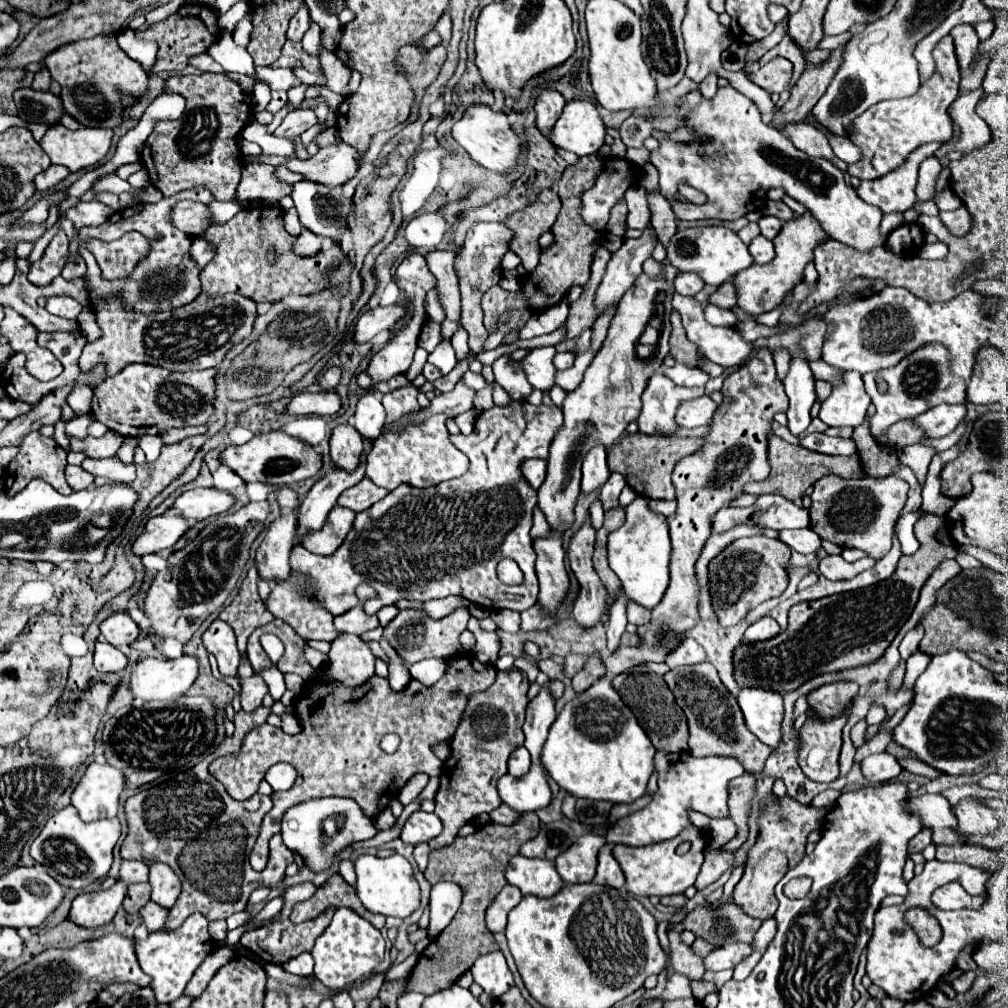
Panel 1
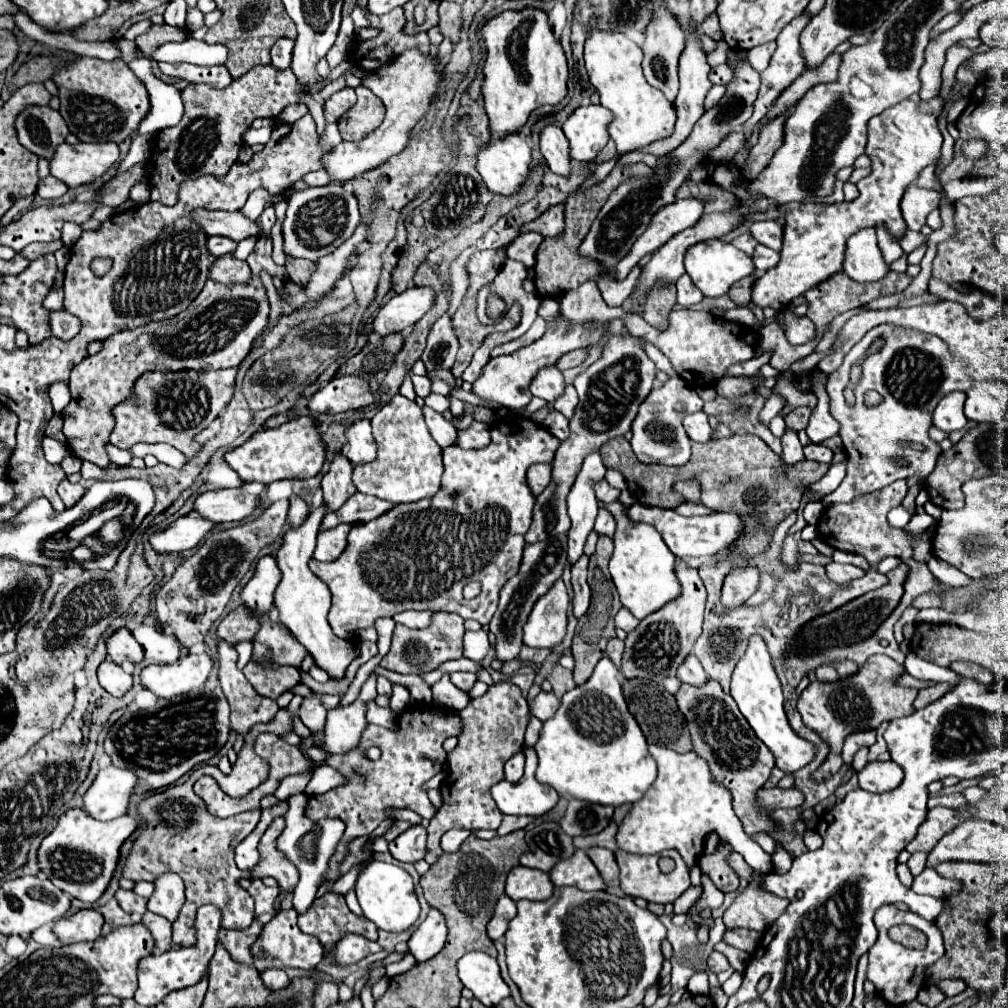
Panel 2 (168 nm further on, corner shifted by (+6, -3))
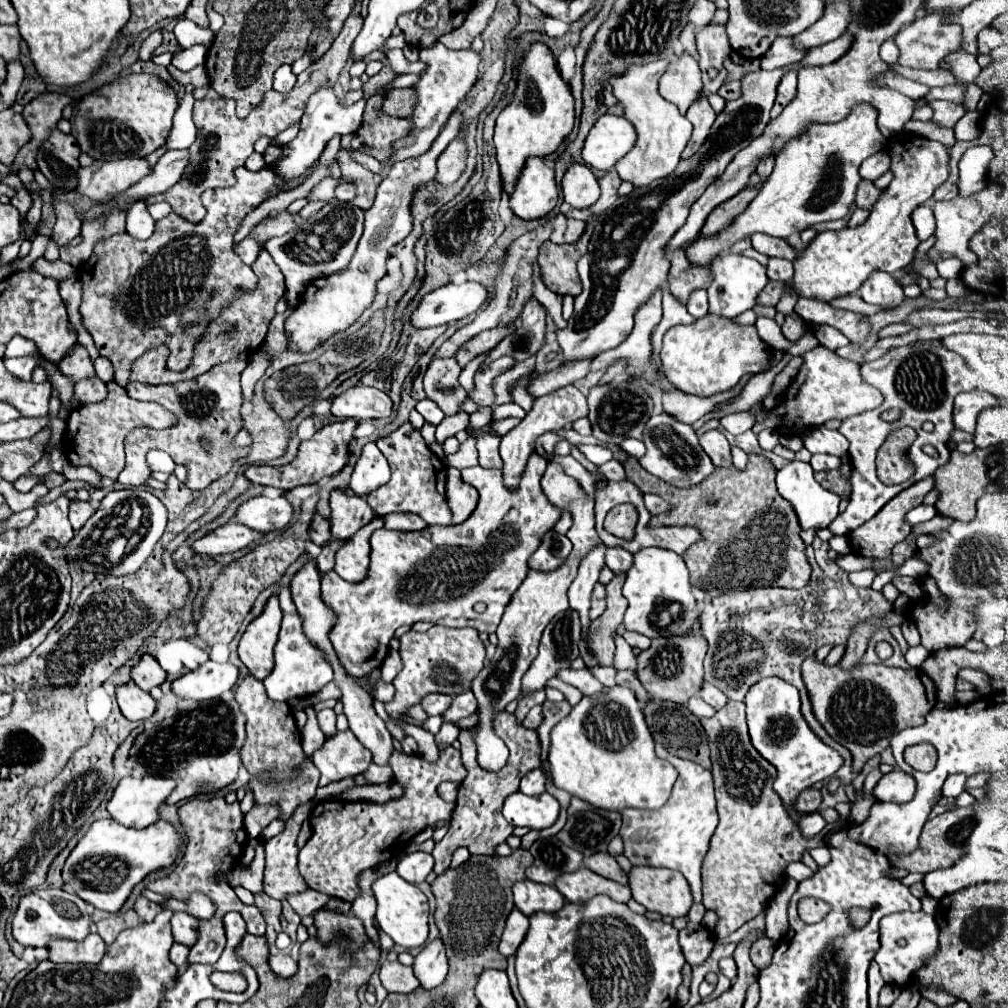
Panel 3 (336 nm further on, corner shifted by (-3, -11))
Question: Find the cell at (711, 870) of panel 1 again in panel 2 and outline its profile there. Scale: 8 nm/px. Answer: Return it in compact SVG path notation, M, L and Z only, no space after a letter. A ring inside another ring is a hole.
M696 885L696 887L690 887L686 889L676 901L674 901L674 913L686 913L694 901L698 901L702 897L702 885Z

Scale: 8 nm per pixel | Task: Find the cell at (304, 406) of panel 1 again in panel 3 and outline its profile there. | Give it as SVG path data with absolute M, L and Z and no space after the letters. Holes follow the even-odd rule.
M357 385L333 399L331 413L339 419L385 419L391 415L391 399L387 393Z

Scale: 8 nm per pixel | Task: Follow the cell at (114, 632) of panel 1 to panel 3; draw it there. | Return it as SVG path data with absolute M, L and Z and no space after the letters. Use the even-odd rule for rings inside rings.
M143 655L141 661L133 667L131 677L133 677L133 681L135 681L143 691L149 693L153 687L159 687L159 685L165 681L167 673L161 669L161 665L159 665L151 655Z

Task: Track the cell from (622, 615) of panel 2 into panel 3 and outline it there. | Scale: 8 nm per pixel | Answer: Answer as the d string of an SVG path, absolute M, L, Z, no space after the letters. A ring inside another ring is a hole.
M625 631L623 637L625 637L625 641L627 641L631 647L637 647L637 649L641 649L641 651L643 651L647 645L651 645L651 639L647 639L645 635L639 635L639 633Z

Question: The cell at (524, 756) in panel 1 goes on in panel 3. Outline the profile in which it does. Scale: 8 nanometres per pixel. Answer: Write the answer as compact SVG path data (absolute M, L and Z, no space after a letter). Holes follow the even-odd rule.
M535 769L531 773L527 773L523 779L521 779L521 793L525 795L541 795L545 793L545 775L541 769Z

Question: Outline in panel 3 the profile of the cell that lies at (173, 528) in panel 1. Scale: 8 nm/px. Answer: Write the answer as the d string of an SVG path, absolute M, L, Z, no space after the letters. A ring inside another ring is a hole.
M227 523L219 529L215 529L213 533L209 533L207 537L199 539L193 543L193 549L199 555L221 555L221 553L235 553L241 551L245 547L249 547L251 543L259 543L263 539L265 533L255 531L251 527L245 527L241 523Z

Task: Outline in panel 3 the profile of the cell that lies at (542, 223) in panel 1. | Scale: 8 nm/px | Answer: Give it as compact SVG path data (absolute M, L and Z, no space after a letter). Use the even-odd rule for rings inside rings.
M569 219L569 227L567 227L567 233L565 233L565 243L577 243L579 237L583 235L583 231L585 231L585 223L583 221Z

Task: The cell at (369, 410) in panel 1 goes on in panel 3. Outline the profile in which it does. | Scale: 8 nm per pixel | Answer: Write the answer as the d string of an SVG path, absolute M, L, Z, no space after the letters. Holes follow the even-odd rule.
M367 443L351 475L349 491L359 497L367 497L371 491L389 481L389 465L375 443Z

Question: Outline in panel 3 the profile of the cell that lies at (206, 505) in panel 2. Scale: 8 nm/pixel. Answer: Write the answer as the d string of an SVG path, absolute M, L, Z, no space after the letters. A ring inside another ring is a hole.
M253 497L243 503L235 515L237 523L243 523L251 529L269 533L281 531L291 523L293 507L285 497L269 499L269 497Z

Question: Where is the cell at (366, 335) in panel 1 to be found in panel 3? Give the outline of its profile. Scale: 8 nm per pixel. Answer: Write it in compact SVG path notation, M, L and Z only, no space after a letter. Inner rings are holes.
M477 281L461 285L445 285L431 295L425 295L417 311L413 313L415 327L449 325L475 313L487 303L487 287Z

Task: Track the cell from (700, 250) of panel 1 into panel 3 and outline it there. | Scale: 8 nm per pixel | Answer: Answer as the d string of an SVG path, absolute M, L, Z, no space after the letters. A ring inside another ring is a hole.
M735 253L717 255L711 263L711 271L713 271L713 283L707 289L707 293L709 293L709 313L719 315L719 317L727 317L727 319L735 319L743 311L753 309L757 305L759 293L763 291L763 287L769 281L767 269L759 261L749 259L745 255L735 255Z

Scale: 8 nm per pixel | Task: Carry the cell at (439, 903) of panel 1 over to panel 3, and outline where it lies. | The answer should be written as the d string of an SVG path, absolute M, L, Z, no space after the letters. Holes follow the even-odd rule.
M435 939L423 947L423 951L415 957L413 971L423 989L433 989L445 981L447 957L441 939Z

